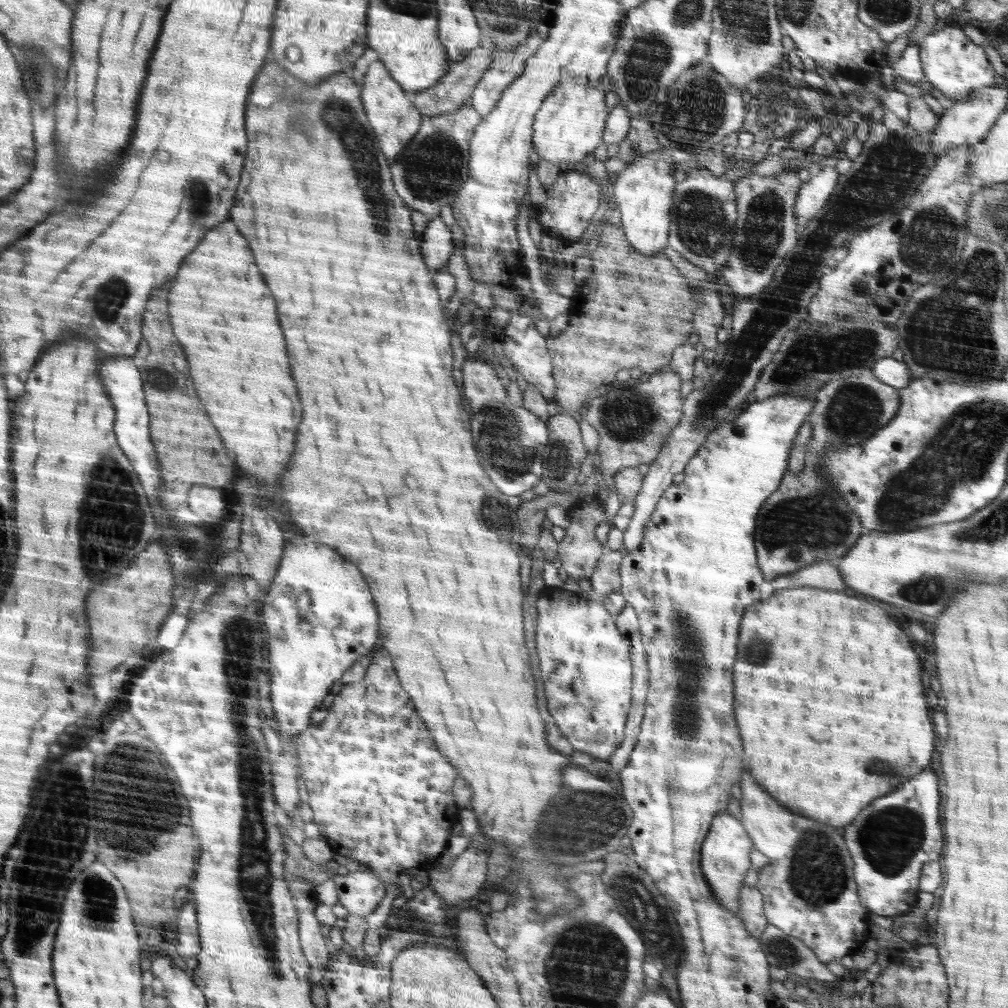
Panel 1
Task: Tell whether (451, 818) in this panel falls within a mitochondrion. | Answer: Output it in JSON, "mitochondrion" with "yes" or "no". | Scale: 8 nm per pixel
{"mitochondrion":"no"}

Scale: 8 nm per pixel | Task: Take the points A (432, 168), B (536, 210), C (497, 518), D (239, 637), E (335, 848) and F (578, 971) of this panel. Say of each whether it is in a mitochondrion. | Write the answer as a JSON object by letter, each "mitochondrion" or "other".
{"A":"mitochondrion","B":"other","C":"mitochondrion","D":"mitochondrion","E":"other","F":"mitochondrion"}

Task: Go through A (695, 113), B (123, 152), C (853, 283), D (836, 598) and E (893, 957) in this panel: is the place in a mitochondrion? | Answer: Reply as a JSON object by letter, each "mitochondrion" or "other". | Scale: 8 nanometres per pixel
{"A":"mitochondrion","B":"other","C":"mitochondrion","D":"other","E":"other"}

